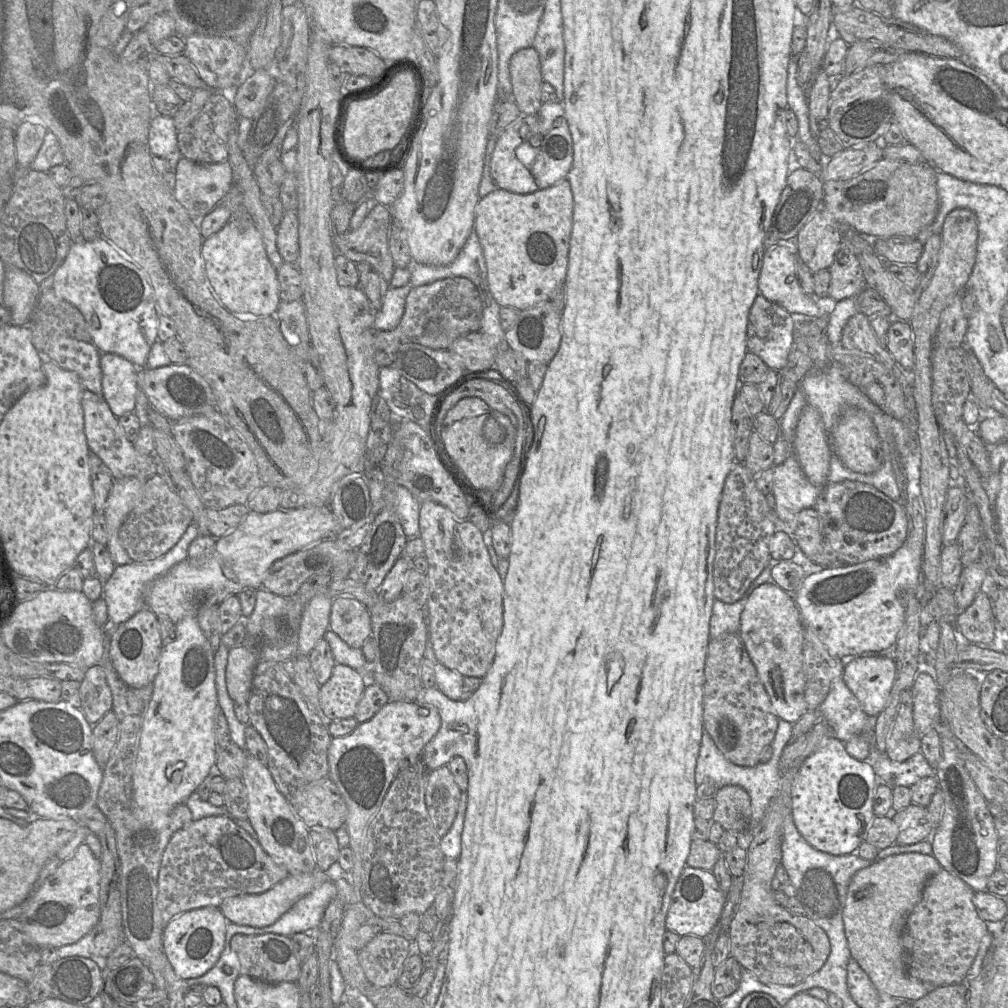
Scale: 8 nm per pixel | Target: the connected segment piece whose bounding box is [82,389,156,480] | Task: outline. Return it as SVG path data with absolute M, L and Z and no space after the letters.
M84 389L82 393L82 408L84 431L89 450L105 463L114 480L127 477L148 479L156 474L156 458L154 454L142 455L135 450L134 444L126 437L119 425L118 418L112 413L103 396Z

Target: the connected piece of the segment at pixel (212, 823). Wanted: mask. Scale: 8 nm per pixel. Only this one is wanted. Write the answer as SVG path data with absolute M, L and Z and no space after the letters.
M217 815L192 820L172 835L162 857L158 875L157 905L161 911L163 927L188 910L206 906L219 908L227 898L264 893L288 875L288 870L276 863L258 840L239 827L230 816Z

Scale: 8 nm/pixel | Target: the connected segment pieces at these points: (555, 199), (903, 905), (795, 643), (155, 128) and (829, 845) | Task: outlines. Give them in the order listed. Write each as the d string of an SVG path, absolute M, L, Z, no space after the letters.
M563 179L556 184L530 194L517 194L503 189L495 189L485 197L479 199L475 208L474 232L481 243L487 272L487 284L493 299L500 307L512 307L518 311L530 308L536 304L548 301L550 297L565 284L569 266L569 251L574 225L574 199L568 179Z
M901 853L860 869L850 881L843 908L848 947L851 957L867 973L880 994L913 1002L936 988L907 974L902 933L909 914L921 899L925 884L941 869L933 855Z
M764 583L754 589L740 615L739 637L756 668L773 709L780 719L791 724L796 723L808 710L804 698L804 629L793 595L775 583Z
M154 115L148 137L150 152L153 156L167 160L173 172L182 158L177 136L178 131L175 128L173 117Z
M831 736L818 750L807 757L792 779L791 812L794 824L802 837L815 849L832 855L855 853L865 841L868 829L875 817L873 798L880 782L871 764L859 761L848 754L845 743Z

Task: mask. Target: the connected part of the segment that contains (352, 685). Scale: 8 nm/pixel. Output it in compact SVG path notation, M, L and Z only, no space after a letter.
M336 663L330 678L320 686L323 718L328 722L354 717L368 681L364 673Z

